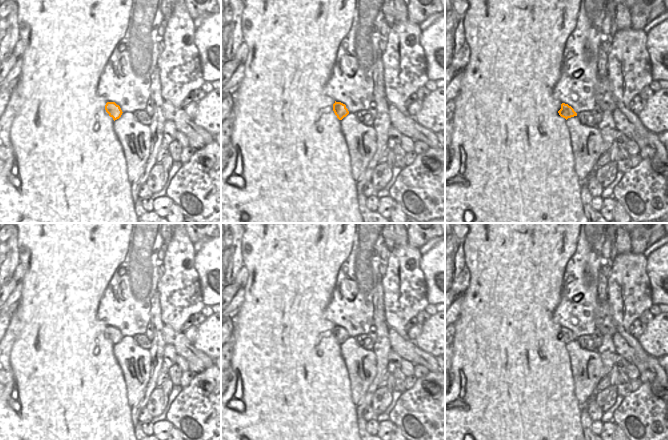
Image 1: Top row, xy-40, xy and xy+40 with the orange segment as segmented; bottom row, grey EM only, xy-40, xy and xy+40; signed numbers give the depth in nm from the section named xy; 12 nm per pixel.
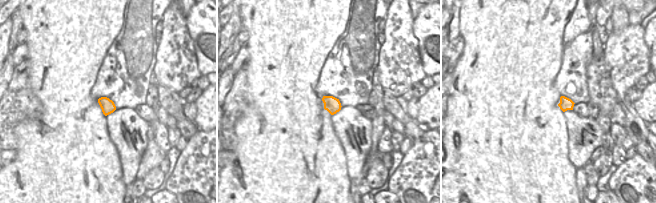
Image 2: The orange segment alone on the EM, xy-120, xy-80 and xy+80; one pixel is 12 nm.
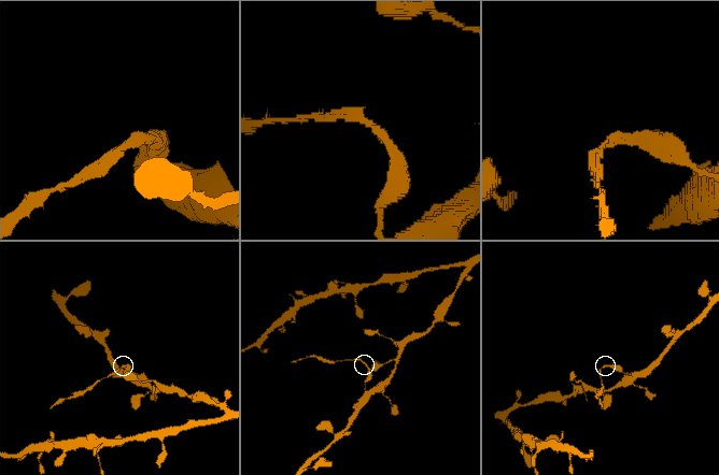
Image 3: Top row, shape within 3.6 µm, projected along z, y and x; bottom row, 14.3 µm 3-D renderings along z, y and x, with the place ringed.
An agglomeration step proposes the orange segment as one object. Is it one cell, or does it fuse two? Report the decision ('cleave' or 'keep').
cleave

